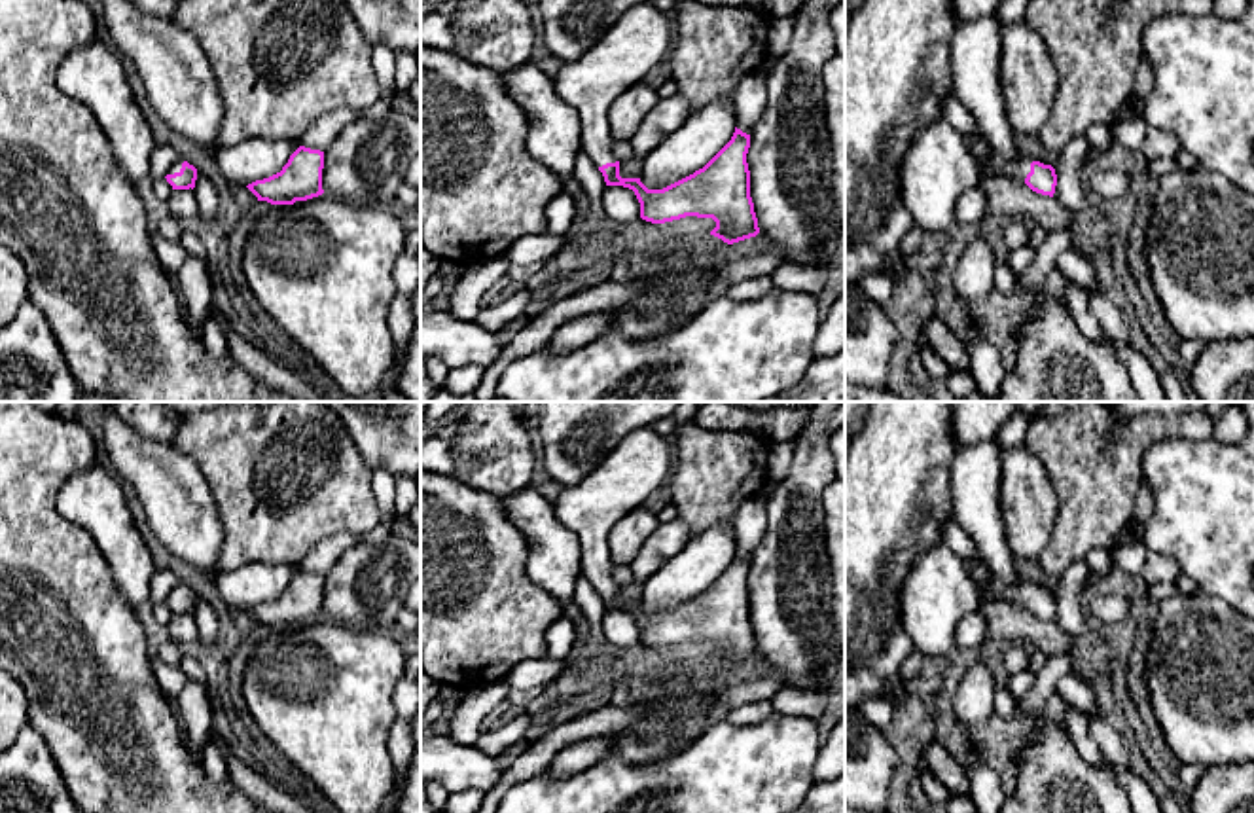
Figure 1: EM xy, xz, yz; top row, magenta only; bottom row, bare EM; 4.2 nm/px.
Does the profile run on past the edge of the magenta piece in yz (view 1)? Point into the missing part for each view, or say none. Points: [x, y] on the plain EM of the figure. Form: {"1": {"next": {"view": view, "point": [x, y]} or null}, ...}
{"1": {"next": {"view": "yz", "point": [997, 590]}}}

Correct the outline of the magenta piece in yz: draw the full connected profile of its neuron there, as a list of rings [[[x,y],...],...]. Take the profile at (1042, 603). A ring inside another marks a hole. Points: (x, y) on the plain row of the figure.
[[[998,578],[987,582],[985,593],[993,601],[1010,601],[1027,608],[1032,616],[1053,622],[1057,599],[1051,589],[1032,586],[1029,582],[1006,584]]]

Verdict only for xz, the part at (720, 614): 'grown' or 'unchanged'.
grown

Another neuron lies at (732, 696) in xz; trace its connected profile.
[[[760,678],[727,684],[724,690],[718,692],[716,713],[724,716],[726,713],[741,705],[756,701],[773,701],[782,690],[788,688],[796,686],[784,678]]]

